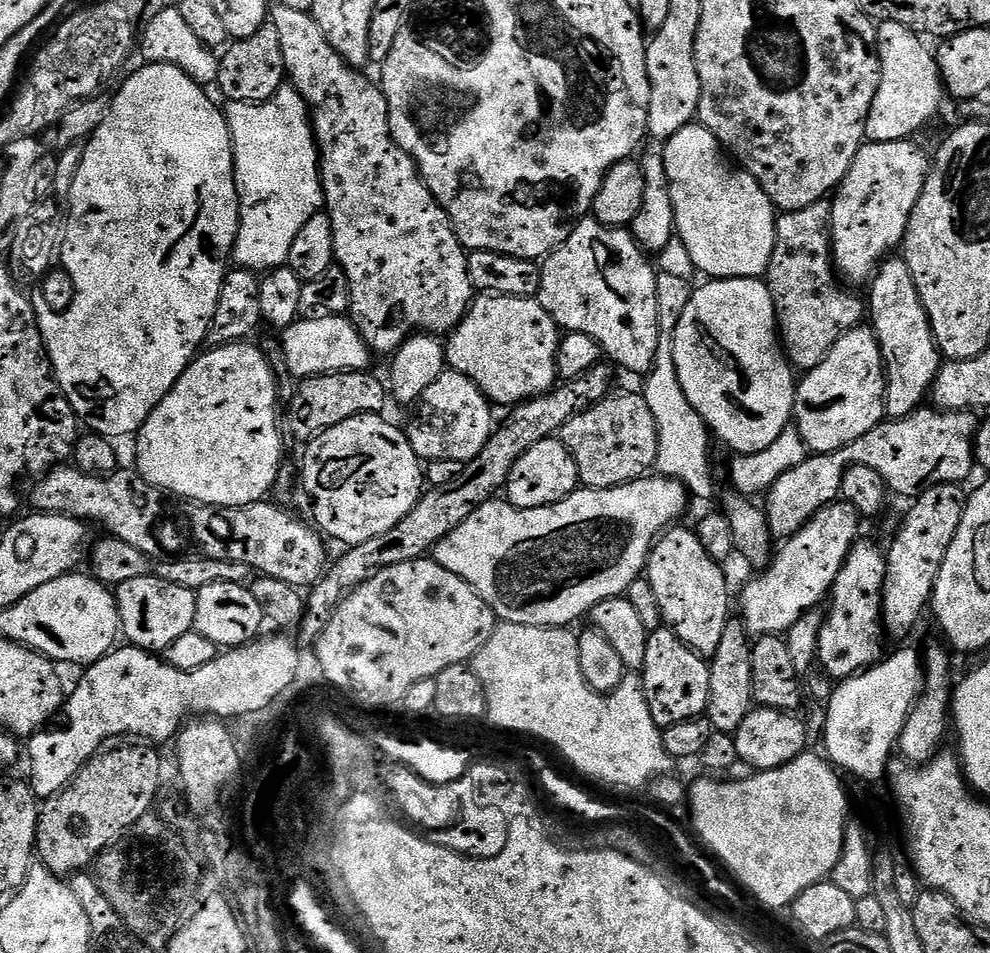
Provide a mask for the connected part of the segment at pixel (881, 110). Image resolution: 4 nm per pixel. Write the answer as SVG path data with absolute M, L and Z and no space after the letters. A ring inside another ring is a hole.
M879 21L876 29L876 53L880 59L880 85L878 94L870 106L870 114L866 122L865 137L871 142L894 142L915 137L915 132L923 124L928 124L940 112L946 101L944 80L936 65L936 57L931 51L924 49L925 41L916 33L898 22Z

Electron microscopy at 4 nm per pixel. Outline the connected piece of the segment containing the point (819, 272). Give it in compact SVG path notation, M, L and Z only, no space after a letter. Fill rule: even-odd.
M827 199L776 217L776 241L768 263L766 283L776 307L776 323L784 354L796 370L818 366L834 342L851 328L861 327L863 320L860 319L866 316L865 301L840 289L841 281L832 258L831 226L832 205Z

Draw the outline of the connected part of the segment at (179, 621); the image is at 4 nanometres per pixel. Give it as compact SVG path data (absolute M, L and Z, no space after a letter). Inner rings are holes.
M158 574L130 578L130 582L119 584L115 594L116 605L120 611L122 636L129 645L160 654L170 646L170 642L182 638L182 634L191 632L196 627L195 591L186 586L178 586L174 582L166 582Z

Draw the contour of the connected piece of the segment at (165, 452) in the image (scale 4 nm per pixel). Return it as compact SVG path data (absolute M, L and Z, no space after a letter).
M252 342L201 351L136 433L135 471L165 494L173 492L185 496L185 501L211 504L214 508L246 506L265 499L267 492L276 488L282 467L280 459L284 456L284 444L280 441L282 424L276 421L276 392L276 375L263 351Z

